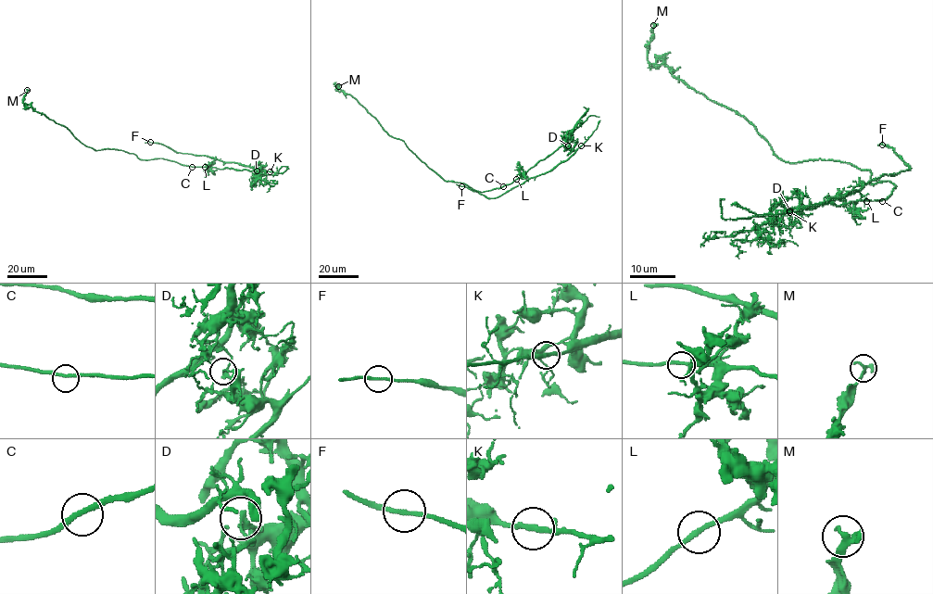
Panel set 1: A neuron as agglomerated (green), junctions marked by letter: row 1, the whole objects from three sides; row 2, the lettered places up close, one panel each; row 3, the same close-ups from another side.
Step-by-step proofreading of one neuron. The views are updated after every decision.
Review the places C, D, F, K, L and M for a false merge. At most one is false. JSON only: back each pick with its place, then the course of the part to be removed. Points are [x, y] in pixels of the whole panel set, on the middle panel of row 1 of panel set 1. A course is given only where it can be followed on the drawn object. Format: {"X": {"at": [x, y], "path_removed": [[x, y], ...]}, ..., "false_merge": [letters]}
{"D": {"at": [568, 145], "path_removed": [[568, 145], [575, 151], [566, 159], [496, 197], [487, 197], [456, 184]]}, "false_merge": ["D"]}

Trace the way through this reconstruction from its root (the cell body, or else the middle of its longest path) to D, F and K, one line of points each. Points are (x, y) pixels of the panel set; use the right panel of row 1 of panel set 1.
D: (881, 199), (792, 209), (777, 206), (771, 221), (789, 209)
F: (881, 199), (792, 209), (775, 203), (798, 197), (800, 208), (813, 207), (909, 170), (882, 145)
K: (881, 199), (850, 201), (841, 206), (824, 203), (792, 209), (775, 203), (798, 197), (799, 208), (789, 212)

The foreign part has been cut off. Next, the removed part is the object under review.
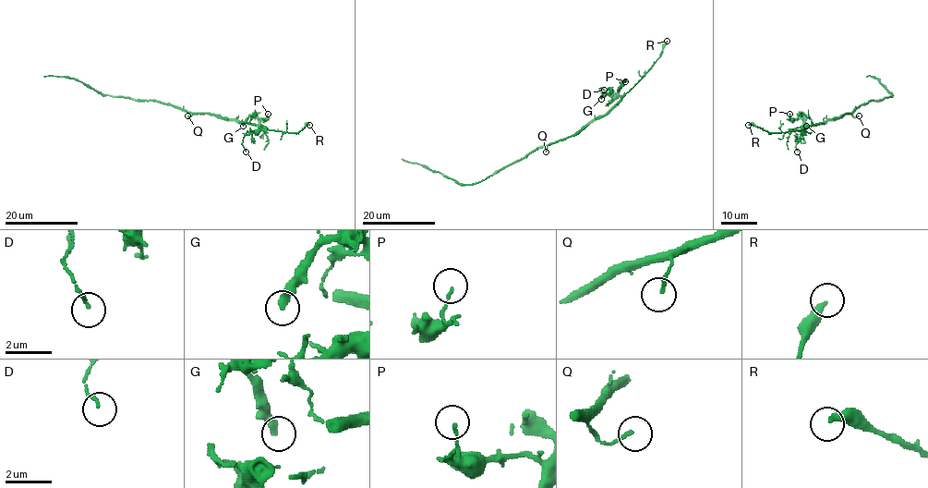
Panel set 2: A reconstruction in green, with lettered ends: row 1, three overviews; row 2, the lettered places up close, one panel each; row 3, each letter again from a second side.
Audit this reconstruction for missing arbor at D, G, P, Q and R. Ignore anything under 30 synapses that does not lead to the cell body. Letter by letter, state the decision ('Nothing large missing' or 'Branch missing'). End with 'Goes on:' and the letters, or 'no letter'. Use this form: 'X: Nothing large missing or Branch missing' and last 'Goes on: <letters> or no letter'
D: Nothing large missing
G: Nothing large missing
P: Nothing large missing
Q: Nothing large missing
R: Branch missing
Goes on: R

